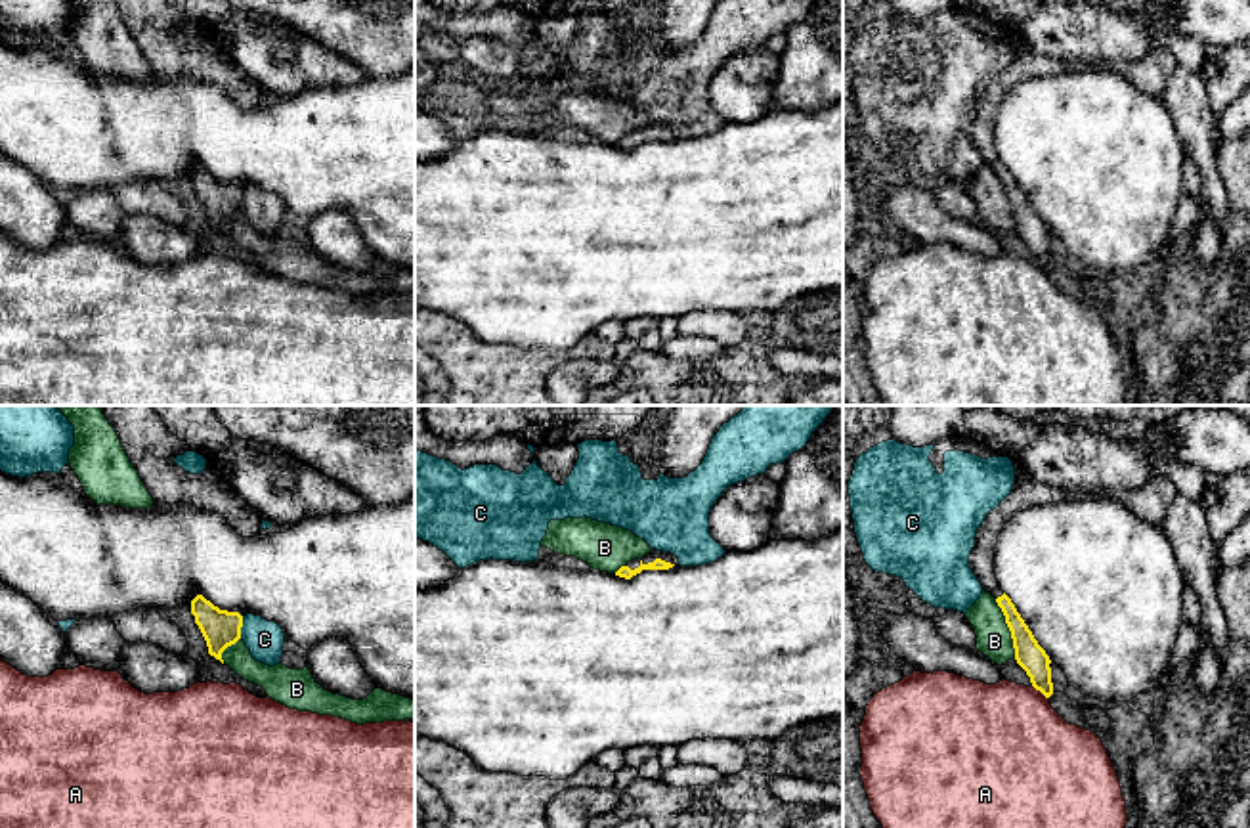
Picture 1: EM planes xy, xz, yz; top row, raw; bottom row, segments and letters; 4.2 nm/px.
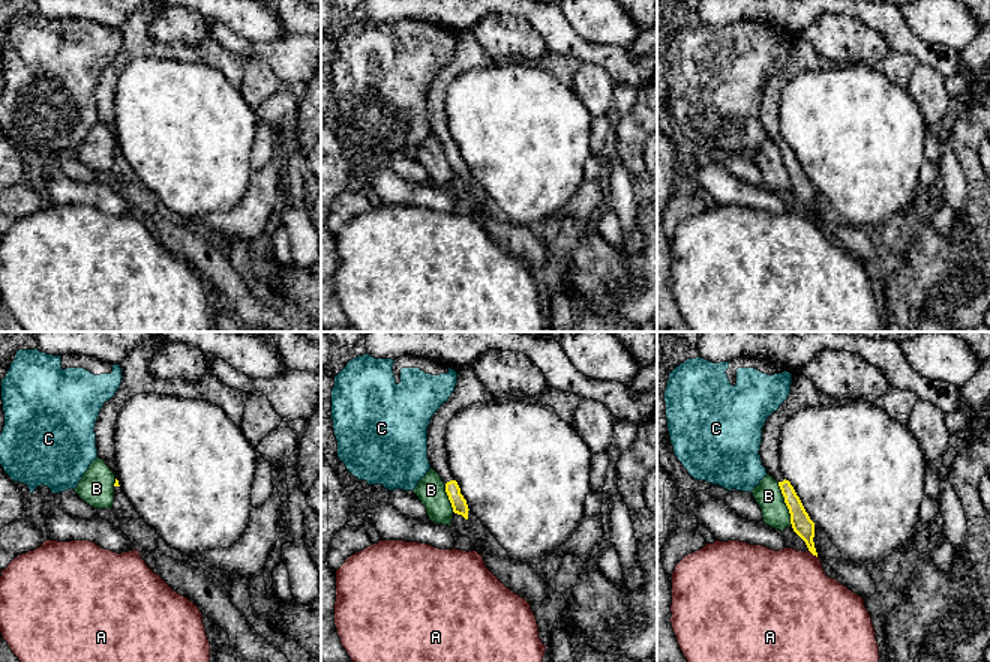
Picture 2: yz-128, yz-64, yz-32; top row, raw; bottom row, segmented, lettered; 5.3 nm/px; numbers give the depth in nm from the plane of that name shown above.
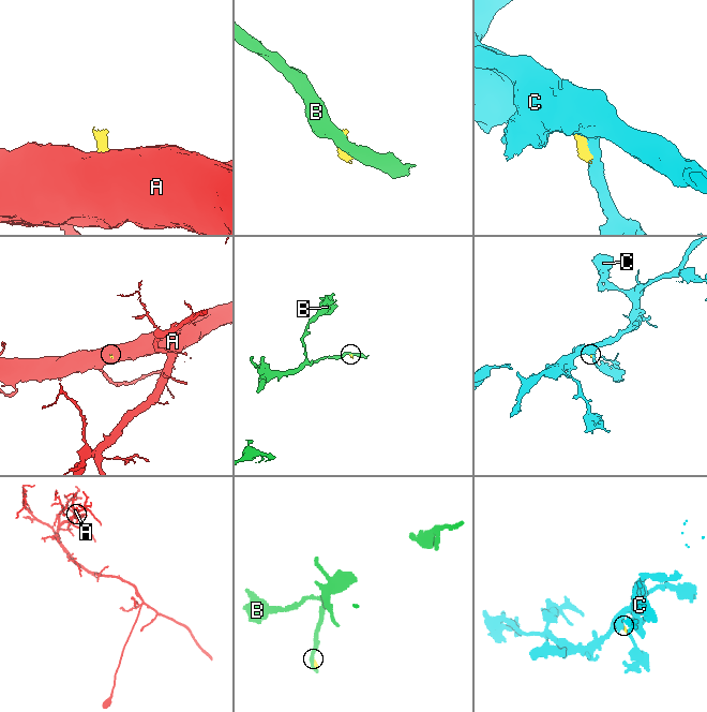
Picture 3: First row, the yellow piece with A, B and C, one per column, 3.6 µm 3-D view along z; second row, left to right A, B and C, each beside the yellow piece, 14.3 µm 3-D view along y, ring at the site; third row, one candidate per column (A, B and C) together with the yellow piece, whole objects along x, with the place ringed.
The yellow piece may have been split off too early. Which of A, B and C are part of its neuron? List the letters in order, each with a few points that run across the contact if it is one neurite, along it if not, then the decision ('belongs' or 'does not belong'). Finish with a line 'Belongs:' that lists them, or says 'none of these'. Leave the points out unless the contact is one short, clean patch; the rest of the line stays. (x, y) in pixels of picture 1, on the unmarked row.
A: line yz (1033, 257), (1048, 270); does not belong
B: line yz (994, 171), (1010, 203), (1015, 230); does not belong
C: line xy (243, 188), (239, 207); does not belong
Belongs: none of these

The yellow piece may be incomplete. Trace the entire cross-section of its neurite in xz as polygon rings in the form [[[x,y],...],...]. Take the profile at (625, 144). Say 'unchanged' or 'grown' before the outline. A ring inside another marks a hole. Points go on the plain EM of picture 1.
grown | [[[652,120],[642,130],[635,130],[621,138],[615,147],[631,151],[633,147],[640,145],[642,142],[669,142],[679,136],[679,130],[671,124]]]

